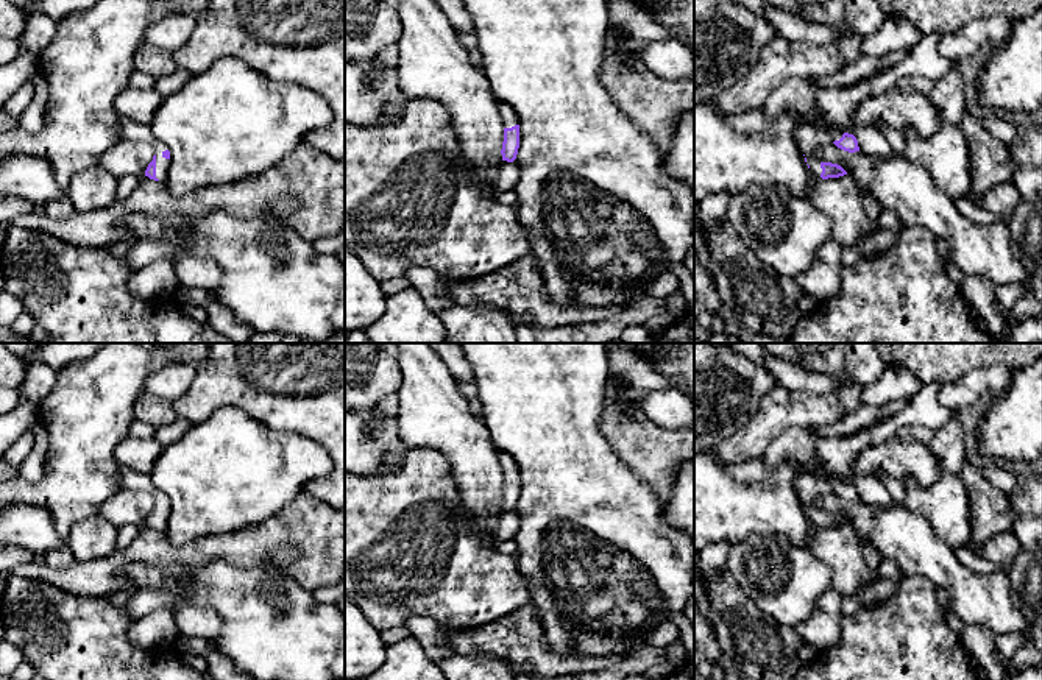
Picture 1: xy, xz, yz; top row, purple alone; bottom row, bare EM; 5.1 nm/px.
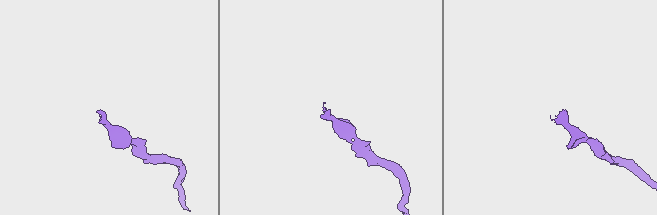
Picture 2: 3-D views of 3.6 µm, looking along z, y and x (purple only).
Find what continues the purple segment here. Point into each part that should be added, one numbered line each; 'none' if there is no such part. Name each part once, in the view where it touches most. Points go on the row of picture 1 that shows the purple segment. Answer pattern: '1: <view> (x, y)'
1: xy (131, 130)

